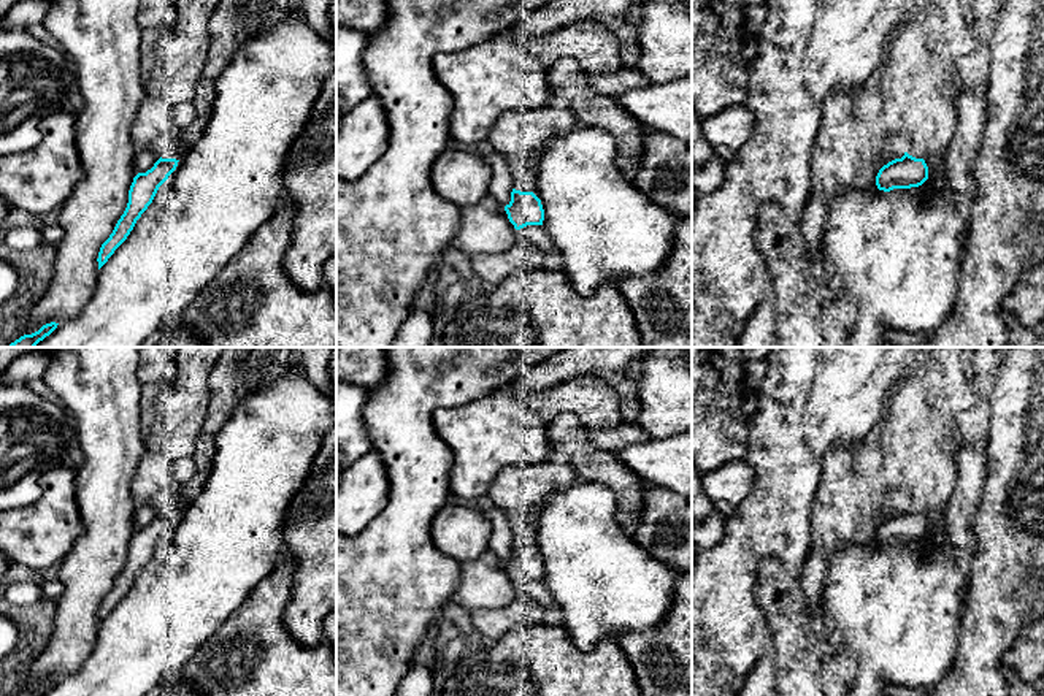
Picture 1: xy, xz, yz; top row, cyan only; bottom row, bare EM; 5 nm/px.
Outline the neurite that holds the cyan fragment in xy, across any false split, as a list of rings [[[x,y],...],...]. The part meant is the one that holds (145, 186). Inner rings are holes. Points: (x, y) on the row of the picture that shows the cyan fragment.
[[[159,159],[151,170],[138,173],[129,190],[129,203],[117,220],[109,238],[102,244],[98,252],[98,270],[108,262],[114,250],[127,239],[133,230],[136,220],[152,203],[159,187],[168,179],[168,176],[178,166],[176,159]]]

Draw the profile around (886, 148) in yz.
[[[877,127],[876,128],[876,144],[879,147],[879,152],[882,155],[889,157],[889,162],[895,160],[895,159],[901,159],[904,155],[904,151],[900,147],[895,147],[892,144],[892,141],[887,138],[887,135]]]

